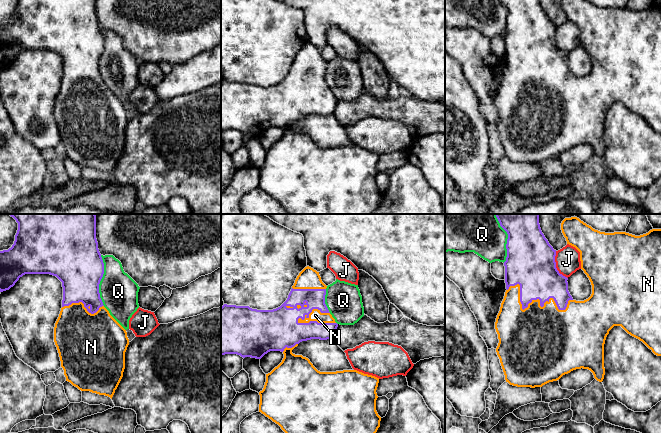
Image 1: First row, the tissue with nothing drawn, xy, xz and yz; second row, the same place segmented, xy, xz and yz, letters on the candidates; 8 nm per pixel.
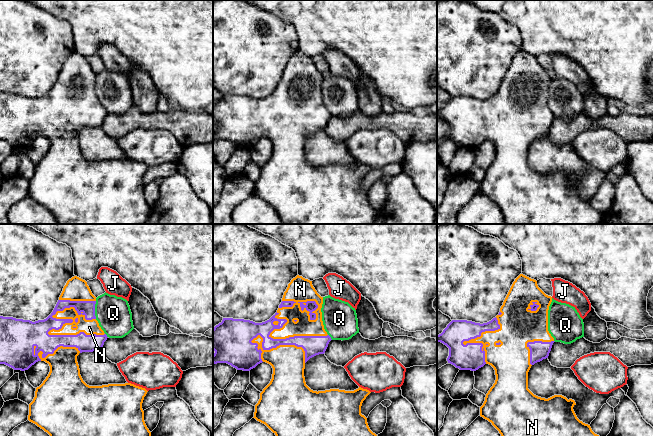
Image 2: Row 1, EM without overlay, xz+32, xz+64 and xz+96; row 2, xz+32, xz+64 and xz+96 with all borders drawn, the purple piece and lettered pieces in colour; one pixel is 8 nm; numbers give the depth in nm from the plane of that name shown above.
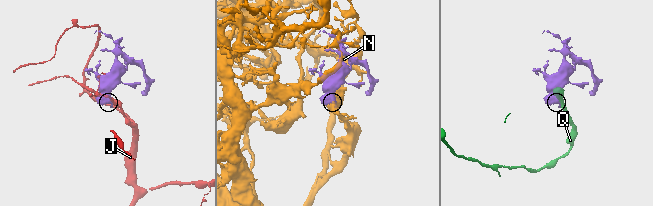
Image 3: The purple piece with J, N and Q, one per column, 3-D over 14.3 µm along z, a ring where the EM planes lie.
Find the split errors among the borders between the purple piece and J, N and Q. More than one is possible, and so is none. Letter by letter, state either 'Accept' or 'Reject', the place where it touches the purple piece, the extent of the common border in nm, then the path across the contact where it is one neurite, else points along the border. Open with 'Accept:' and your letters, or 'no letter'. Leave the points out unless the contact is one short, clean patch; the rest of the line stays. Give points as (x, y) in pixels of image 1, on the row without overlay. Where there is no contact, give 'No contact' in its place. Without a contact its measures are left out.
Accept: N
J: Reject. Touches purple at yz (555, 42). Shared border 240 nm
N: Accept. Touches purple at yz (536, 75). Shared border 550 nm
Q: Reject. Touches purple at xy (100, 56). Shared border 400 nm

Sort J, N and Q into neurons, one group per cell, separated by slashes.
J / N / Q

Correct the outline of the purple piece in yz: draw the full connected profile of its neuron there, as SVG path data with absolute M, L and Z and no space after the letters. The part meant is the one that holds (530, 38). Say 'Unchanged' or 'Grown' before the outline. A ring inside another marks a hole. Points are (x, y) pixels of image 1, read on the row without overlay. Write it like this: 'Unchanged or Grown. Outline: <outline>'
Grown. Outline: M500 0L500 2L508 10L506 20L507 33L504 38L507 66L496 94L495 105L499 115L496 128L500 135L506 158L517 163L542 163L549 158L559 156L563 151L573 146L581 144L590 146L594 154L602 158L605 151L604 120L609 107L614 102L621 102L628 110L642 117L655 131L661 132L661 5L652 5L646 10L635 12L626 8L600 8L587 0L561 0L561 6L567 20L575 23L580 28L581 45L587 51L592 61L591 72L584 77L576 77L568 67L568 54L560 50L556 44L556 26L553 25L545 14L540 0Z

